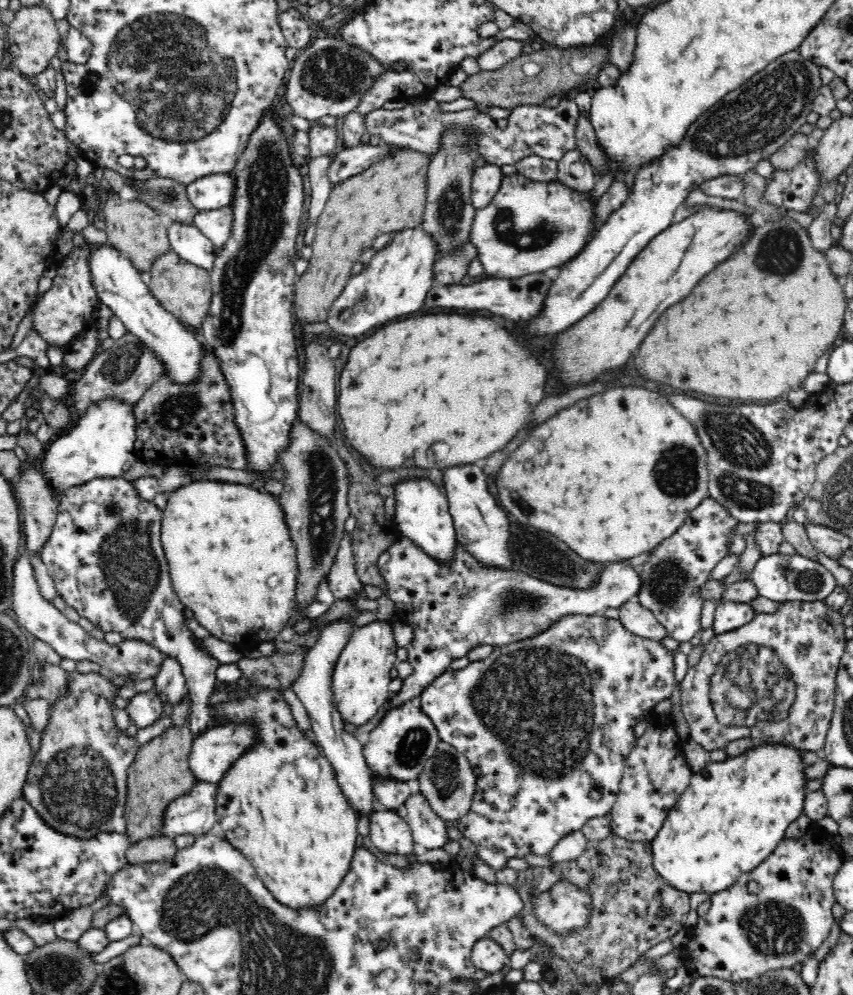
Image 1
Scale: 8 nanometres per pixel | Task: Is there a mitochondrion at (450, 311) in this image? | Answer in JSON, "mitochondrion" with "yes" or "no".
{"mitochondrion":"no"}

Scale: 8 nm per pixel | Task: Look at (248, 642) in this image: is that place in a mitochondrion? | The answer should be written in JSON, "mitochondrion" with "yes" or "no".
{"mitochondrion":"no"}

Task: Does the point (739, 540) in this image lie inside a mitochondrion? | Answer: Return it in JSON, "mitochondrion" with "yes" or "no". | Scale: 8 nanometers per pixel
{"mitochondrion":"no"}

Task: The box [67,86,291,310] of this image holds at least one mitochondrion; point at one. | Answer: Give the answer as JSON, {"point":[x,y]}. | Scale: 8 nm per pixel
{"point":[167,196]}

